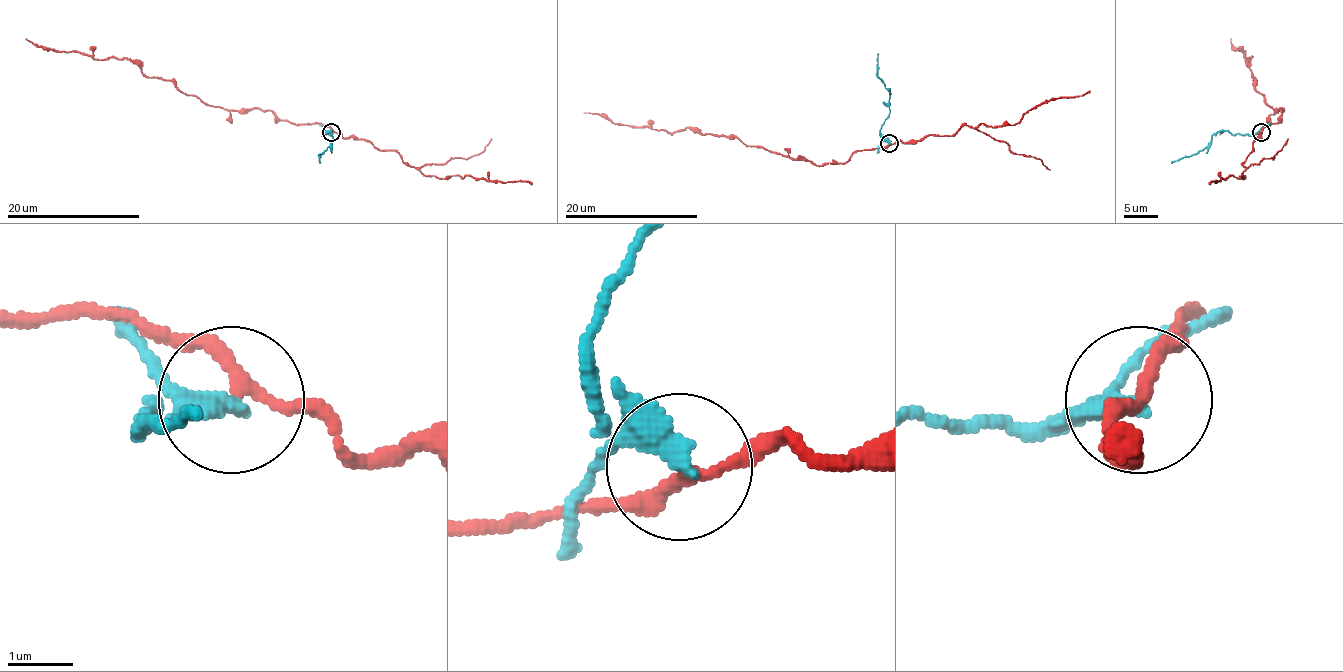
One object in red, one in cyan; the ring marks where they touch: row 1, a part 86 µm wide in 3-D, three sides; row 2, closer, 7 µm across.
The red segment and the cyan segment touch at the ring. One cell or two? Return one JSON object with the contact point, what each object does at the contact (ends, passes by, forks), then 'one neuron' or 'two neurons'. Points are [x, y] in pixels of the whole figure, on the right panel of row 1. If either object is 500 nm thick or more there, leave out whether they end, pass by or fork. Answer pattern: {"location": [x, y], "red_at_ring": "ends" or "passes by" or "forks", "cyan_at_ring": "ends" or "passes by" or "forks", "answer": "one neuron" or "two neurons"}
{"location": [1261, 132], "red_at_ring": "passes by", "cyan_at_ring": "forks", "answer": "two neurons"}

